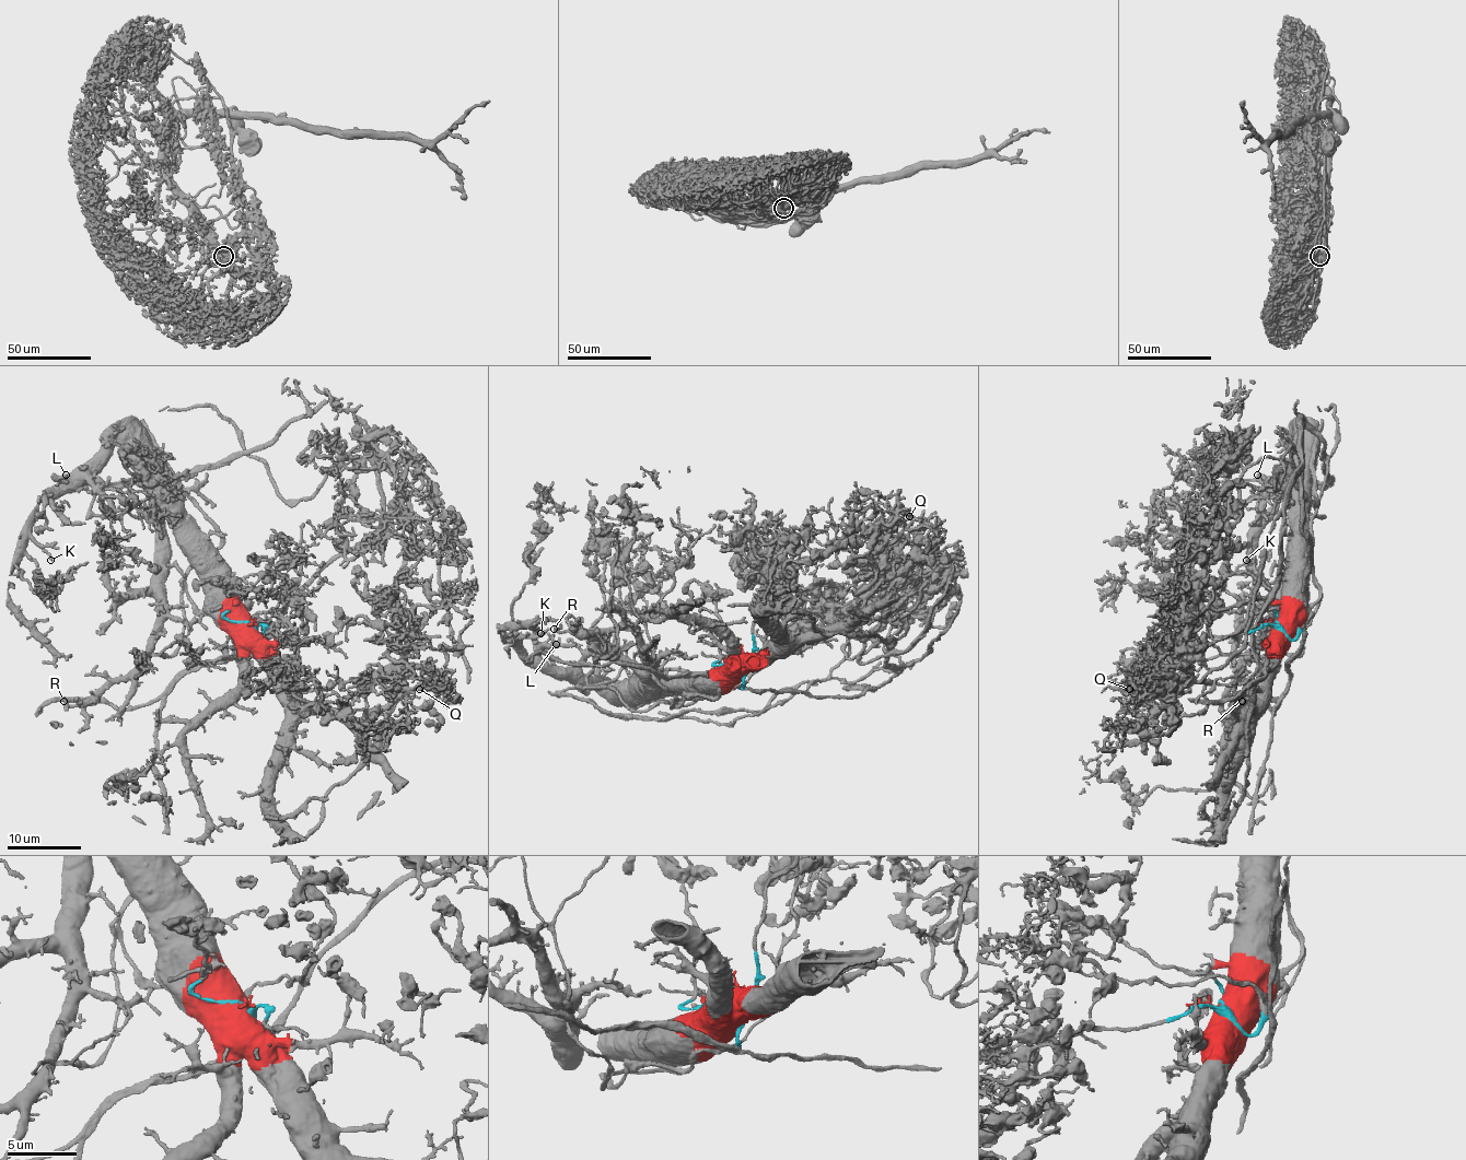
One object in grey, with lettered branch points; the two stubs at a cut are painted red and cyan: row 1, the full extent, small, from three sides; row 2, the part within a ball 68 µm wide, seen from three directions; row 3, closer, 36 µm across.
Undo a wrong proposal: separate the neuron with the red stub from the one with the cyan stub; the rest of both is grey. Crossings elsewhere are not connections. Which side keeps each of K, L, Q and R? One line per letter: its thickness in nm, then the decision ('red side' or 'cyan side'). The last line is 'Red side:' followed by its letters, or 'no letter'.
K: 150 nm | red side
L: 240 nm | red side
Q: 240 nm | cyan side
R: 240 nm | red side
Red side: K, L, R

